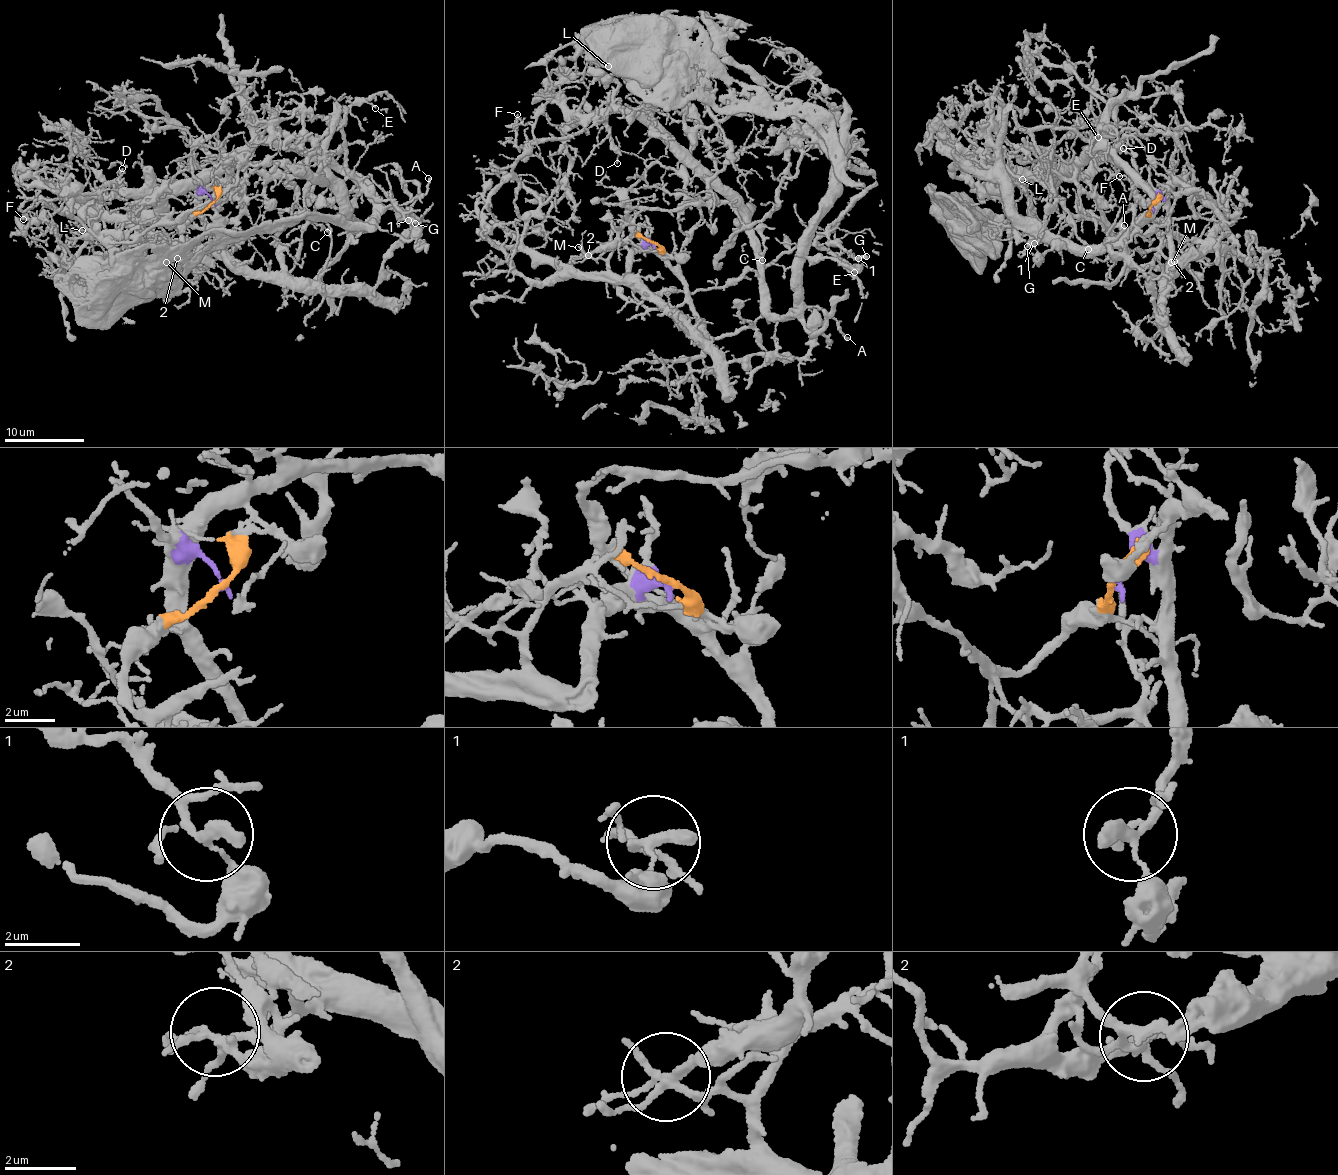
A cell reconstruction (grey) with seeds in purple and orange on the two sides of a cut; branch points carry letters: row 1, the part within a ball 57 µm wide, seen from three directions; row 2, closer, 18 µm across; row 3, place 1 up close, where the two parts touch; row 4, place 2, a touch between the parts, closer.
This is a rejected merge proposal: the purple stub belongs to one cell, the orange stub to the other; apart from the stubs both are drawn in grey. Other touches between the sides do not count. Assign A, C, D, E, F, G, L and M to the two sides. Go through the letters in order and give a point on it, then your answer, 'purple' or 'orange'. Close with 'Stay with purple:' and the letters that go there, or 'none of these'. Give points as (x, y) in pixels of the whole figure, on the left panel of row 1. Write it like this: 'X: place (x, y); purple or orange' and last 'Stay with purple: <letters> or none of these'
A: place (428, 178); orange
C: place (327, 232); orange
D: place (122, 168); orange
E: place (375, 108); orange
F: place (23, 219); orange
G: place (415, 223); orange
L: place (82, 230); orange
M: place (166, 262); purple
Stay with purple: M

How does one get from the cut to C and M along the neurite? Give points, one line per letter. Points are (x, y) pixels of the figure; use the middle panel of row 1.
C: (654, 243), (628, 213), (714, 199), (706, 180), (789, 316), (834, 182), (810, 136), (762, 260)
M: (654, 245), (649, 242), (627, 256), (628, 270), (622, 276), (615, 275), (607, 263), (578, 247)

